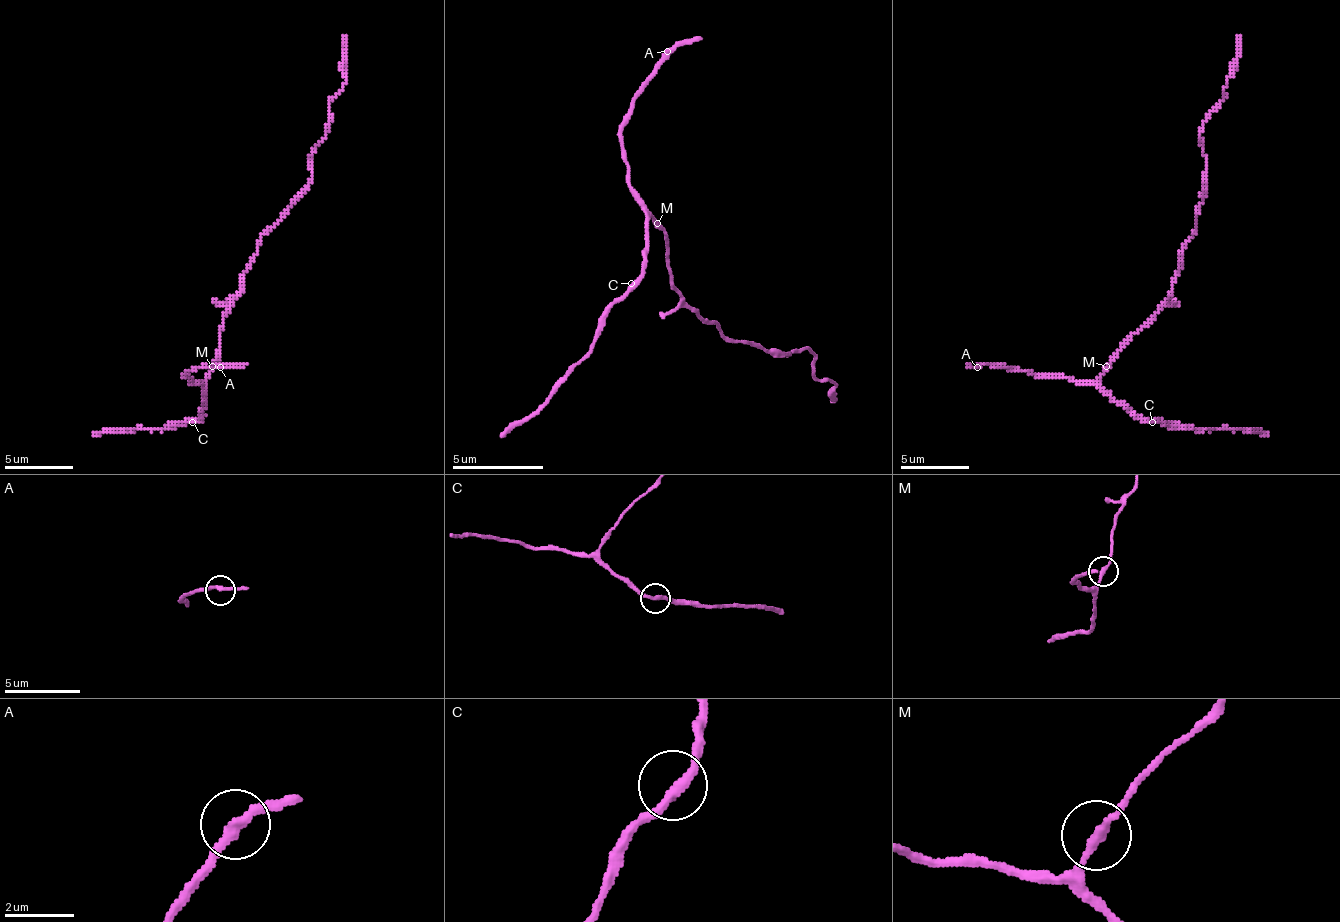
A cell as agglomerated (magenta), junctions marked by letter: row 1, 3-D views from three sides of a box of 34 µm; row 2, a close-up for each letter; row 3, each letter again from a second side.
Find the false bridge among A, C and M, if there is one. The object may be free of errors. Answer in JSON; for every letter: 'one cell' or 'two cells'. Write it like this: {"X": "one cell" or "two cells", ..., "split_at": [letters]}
{"A": "one cell", "C": "one cell", "M": "one cell", "split_at": []}

